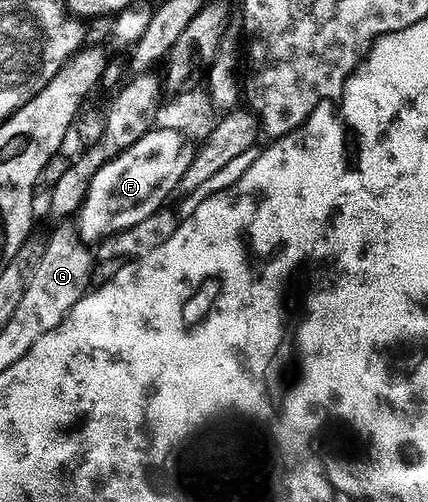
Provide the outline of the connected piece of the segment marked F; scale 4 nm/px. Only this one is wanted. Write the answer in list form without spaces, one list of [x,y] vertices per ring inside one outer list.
[[[153,127],[148,133],[94,175],[78,210],[78,228],[85,242],[99,243],[104,237],[142,223],[146,215],[165,208],[168,196],[180,188],[182,175],[192,162],[193,142],[185,132]]]

